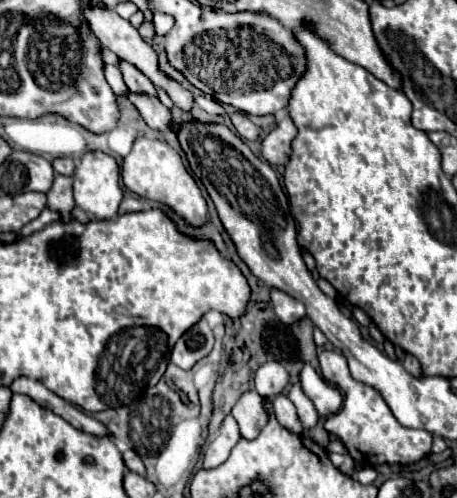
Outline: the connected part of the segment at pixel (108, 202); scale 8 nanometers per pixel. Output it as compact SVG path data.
M89 151L83 155L81 165L75 169L73 175L73 191L75 191L75 203L83 211L87 211L95 219L113 219L117 217L123 191L119 185L119 165L111 155L105 155L103 151Z

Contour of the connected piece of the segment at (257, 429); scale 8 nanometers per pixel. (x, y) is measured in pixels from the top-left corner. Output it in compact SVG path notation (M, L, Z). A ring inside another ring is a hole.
M247 391L245 395L241 395L241 399L233 407L231 415L239 423L241 437L249 439L249 441L255 439L269 421L269 413L265 409L265 399L257 391Z

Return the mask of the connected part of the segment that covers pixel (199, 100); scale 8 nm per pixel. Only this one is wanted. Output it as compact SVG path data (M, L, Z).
M197 96L195 98L195 104L213 115L223 115L226 113L221 103L213 98L209 99L205 96Z

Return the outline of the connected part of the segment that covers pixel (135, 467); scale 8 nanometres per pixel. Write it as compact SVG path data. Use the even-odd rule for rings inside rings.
M131 449L125 451L123 453L123 459L125 459L125 465L127 465L129 471L135 471L139 475L145 475L145 465L141 463L141 459L139 459L139 455L135 451L131 451Z

